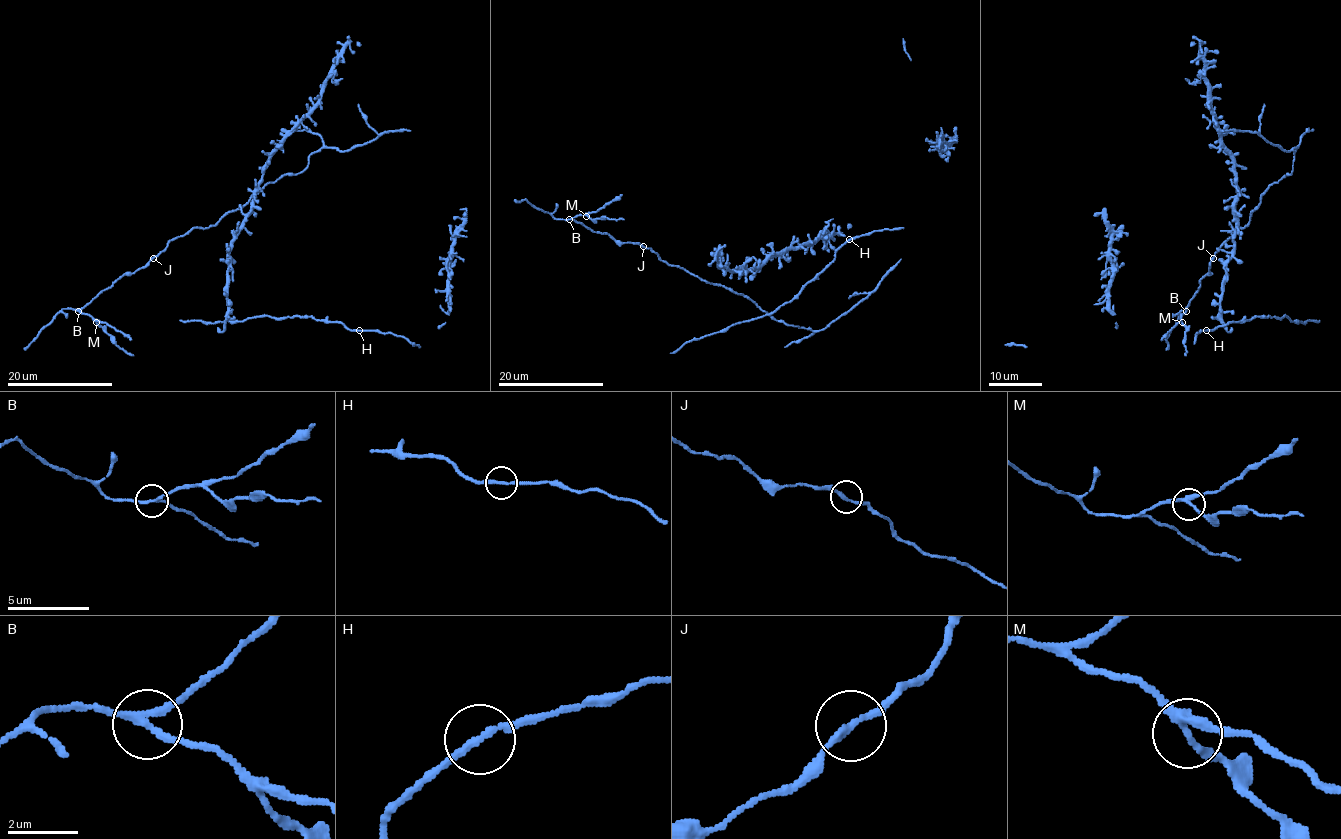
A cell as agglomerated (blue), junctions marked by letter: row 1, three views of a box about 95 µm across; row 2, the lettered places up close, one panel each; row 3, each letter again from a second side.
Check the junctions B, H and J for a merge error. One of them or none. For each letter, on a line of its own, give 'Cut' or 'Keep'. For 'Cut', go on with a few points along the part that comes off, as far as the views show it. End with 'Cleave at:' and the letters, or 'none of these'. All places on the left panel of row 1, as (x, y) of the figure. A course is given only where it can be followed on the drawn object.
B: Cut. Course of the part to remove: (79, 310), (91, 317), (121, 349), (133, 355)
H: Keep
J: Keep
Cleave at: B

